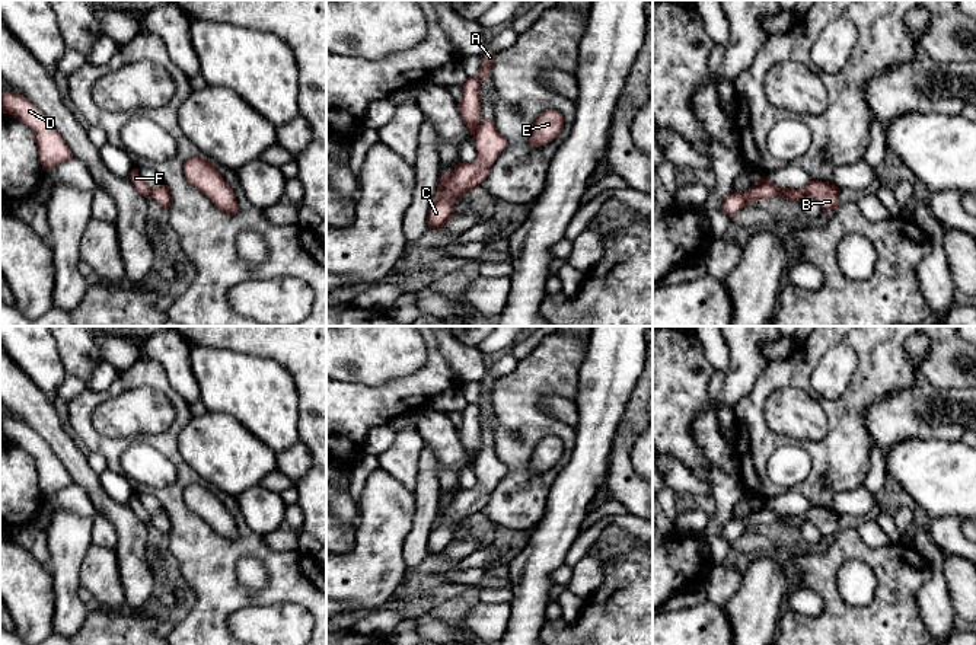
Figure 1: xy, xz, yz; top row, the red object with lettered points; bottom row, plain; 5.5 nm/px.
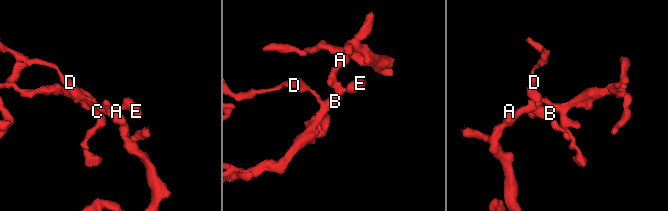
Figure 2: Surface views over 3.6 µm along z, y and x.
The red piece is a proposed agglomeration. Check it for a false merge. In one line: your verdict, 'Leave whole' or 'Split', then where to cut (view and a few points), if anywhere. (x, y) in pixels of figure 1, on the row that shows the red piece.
Split. Split along xy (152, 190), (149, 195)

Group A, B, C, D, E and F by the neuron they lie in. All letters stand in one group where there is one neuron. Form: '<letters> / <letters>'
A F / B C D E

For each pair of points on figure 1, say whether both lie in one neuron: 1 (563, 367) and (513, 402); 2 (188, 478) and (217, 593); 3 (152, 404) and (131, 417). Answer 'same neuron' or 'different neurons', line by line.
1: same neuron
2: same neuron
3: same neuron

